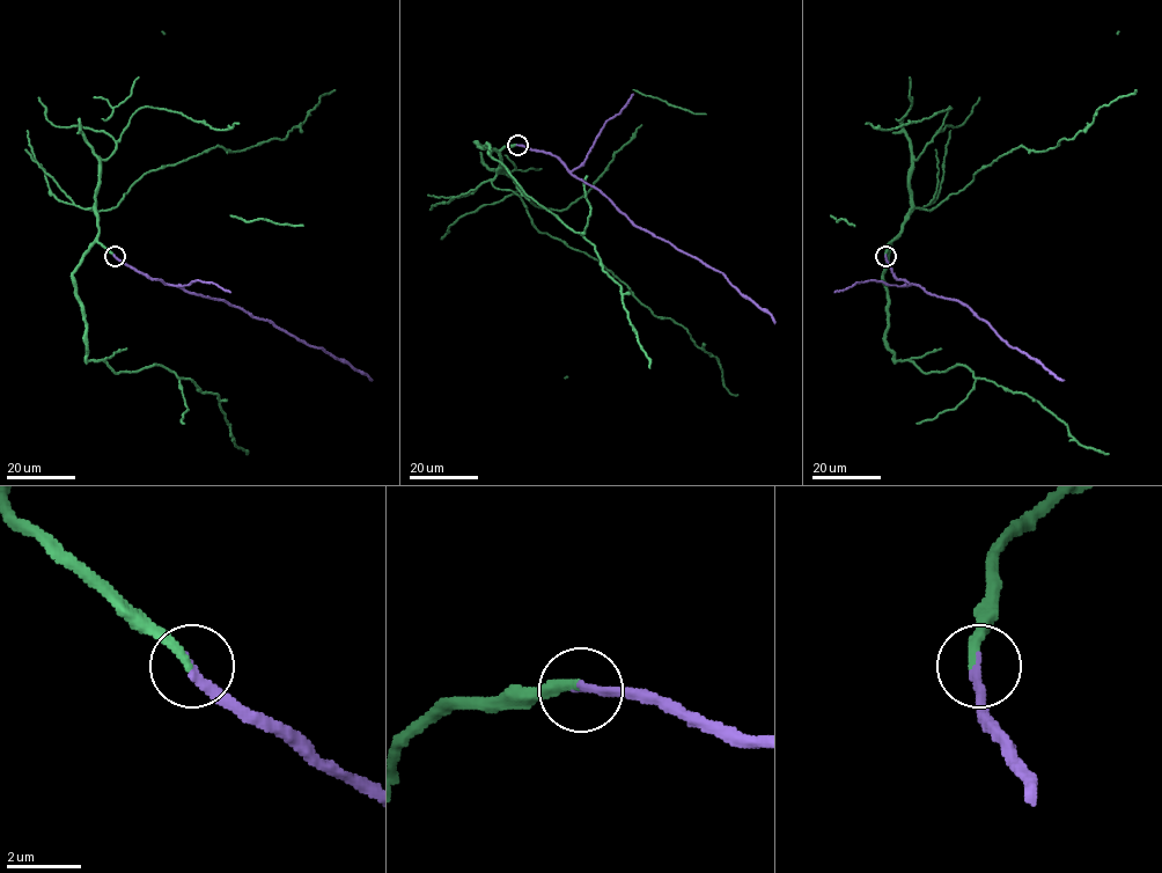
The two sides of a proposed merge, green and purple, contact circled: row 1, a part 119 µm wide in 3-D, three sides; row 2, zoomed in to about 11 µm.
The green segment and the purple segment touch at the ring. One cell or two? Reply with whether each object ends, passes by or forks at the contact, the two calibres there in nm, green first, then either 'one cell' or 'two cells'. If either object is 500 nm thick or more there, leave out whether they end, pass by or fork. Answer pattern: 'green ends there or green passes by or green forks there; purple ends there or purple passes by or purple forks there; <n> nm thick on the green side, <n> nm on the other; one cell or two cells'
green ends there; purple ends there; 260 nm thick on the green side, 240 nm on the other; one cell

